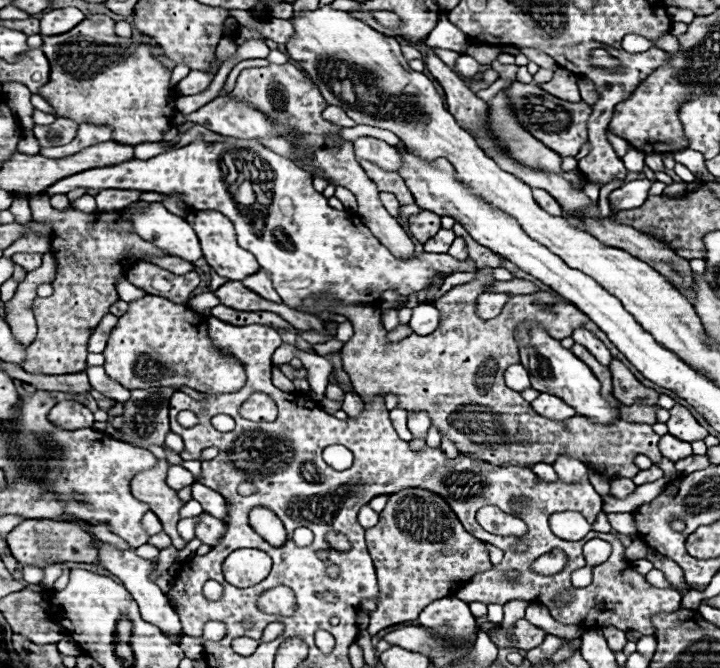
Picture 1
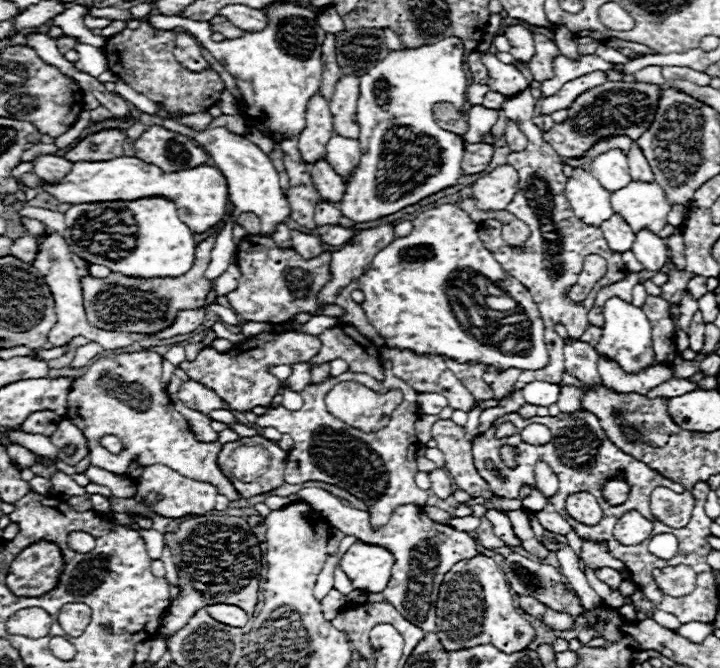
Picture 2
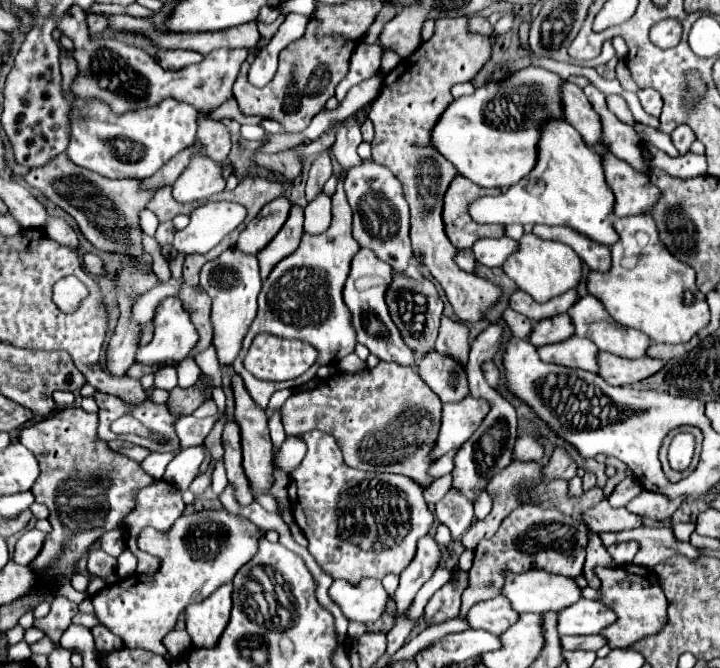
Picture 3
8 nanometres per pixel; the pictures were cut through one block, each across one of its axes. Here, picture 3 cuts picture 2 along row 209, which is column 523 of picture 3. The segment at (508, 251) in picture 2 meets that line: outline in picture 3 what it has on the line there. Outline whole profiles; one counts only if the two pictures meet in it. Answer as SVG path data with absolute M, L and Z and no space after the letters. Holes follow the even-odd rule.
M518 508L508 516L500 530L494 534L494 538L486 540L484 546L480 546L480 554L474 554L474 564L470 568L470 588L462 594L462 610L468 610L472 604L480 600L488 600L500 594L502 588L502 572L526 572L526 570L544 570L552 574L562 574L576 578L582 572L584 562L584 546L588 544L590 530L574 520L572 516L566 516L554 508Z

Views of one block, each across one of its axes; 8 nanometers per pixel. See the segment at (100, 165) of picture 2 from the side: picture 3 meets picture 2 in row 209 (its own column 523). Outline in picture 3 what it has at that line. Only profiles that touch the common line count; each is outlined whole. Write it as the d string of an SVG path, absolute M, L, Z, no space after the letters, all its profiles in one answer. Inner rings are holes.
M556 116L554 120L546 120L546 124L542 126L542 136L538 140L538 162L530 170L530 176L524 176L522 182L510 186L500 196L482 196L470 202L468 212L470 212L470 218L478 224L570 226L594 242L612 246L618 240L618 234L612 228L612 220L608 218L612 214L612 206L614 206L614 194L610 192L610 188L606 188L600 154L594 152L590 146L586 146L582 136L564 118Z

